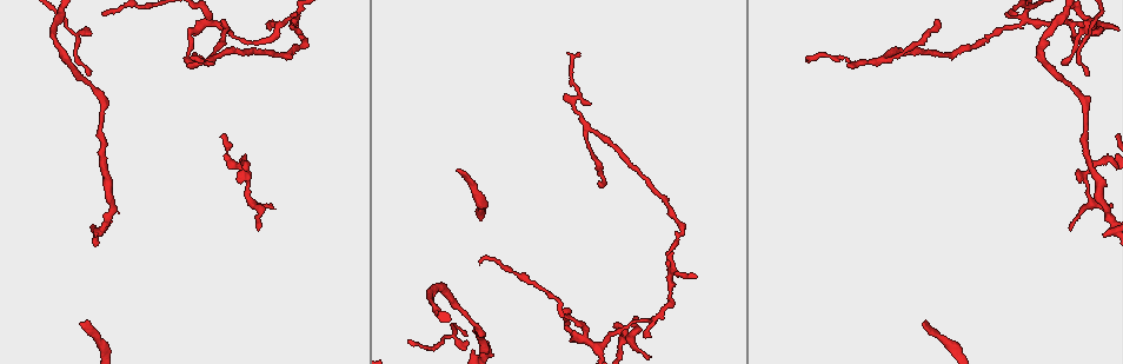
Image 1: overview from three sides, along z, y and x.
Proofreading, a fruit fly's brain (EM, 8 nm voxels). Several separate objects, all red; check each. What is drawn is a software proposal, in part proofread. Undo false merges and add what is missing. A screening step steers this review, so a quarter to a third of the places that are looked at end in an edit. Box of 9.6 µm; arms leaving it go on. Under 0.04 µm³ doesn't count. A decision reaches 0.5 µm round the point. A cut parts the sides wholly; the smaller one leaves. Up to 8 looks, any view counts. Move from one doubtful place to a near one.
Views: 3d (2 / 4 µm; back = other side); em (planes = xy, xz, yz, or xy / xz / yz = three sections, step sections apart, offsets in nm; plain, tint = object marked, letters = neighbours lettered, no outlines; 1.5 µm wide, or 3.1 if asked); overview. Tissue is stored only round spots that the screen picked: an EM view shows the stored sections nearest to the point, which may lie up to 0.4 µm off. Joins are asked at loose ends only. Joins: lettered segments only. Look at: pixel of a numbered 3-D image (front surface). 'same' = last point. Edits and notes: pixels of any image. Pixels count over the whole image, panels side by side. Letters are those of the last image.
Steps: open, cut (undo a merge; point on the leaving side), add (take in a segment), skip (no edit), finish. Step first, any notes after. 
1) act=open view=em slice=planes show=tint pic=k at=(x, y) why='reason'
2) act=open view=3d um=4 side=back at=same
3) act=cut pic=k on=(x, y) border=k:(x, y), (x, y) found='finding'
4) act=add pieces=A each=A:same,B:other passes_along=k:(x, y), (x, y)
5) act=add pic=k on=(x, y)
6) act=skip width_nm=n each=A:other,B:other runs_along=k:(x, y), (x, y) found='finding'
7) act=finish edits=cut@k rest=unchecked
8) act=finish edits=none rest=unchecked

act=open view=3d um=4 pic=1 at=(203, 60) why='tapers out'

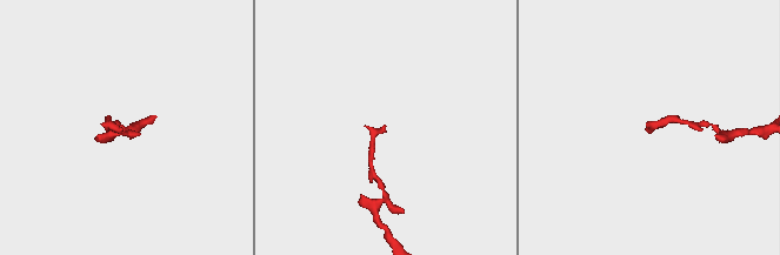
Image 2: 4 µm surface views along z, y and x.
act=open view=em slice=planes show=letters pic=2 at=(122, 129) why='shape alone is not enough'

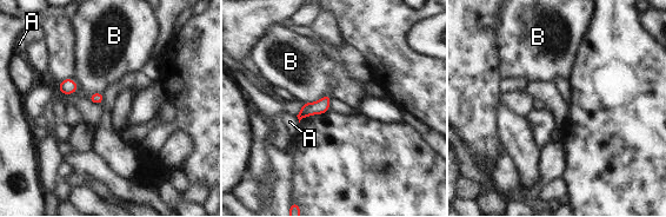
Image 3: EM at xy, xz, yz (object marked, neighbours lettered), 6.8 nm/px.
act=skip each=A:other,B:other border=3:(327, 92), (320, 99), (304, 104) found='none of them fits'

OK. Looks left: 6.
act=open view=3d um=2 pic=1 at=(598, 182) why='thin end'

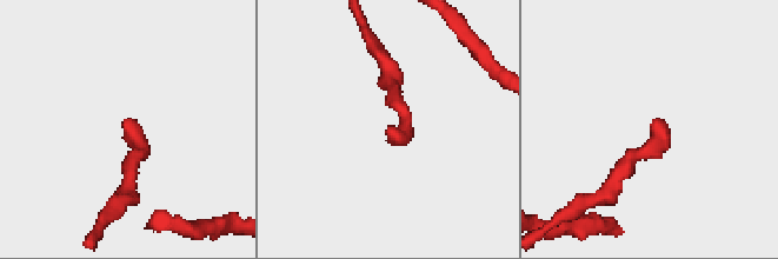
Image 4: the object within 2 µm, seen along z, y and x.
act=open view=em slice=xy step=8 show=tint pic=4 at=(392, 132)

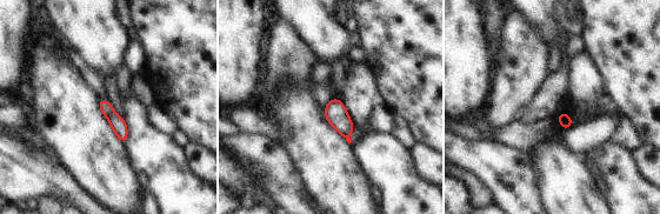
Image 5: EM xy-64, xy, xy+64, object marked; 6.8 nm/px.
act=open view=em slice=planes show=letters at=same why='cut it another way'

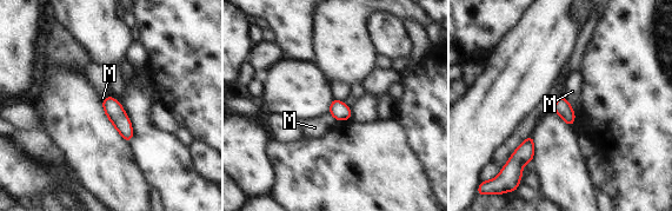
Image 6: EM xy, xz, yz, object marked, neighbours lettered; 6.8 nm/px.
act=skip longest_contact=M:160nm each=M:other border=6:(561, 96), (567, 100), (574, 113) found='none of them fits'

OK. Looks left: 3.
act=open view=em slice=yz step=4 show=tint pic=1 at=(102, 12) why='tapers out'

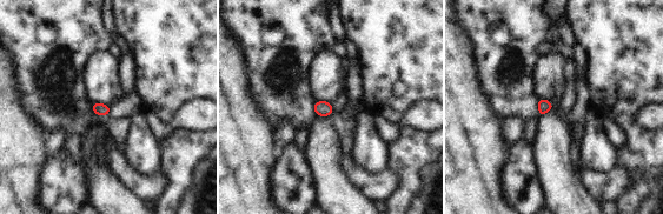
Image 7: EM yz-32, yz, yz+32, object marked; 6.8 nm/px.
act=open view=em slice=planes show=letters at=same why='another direction'

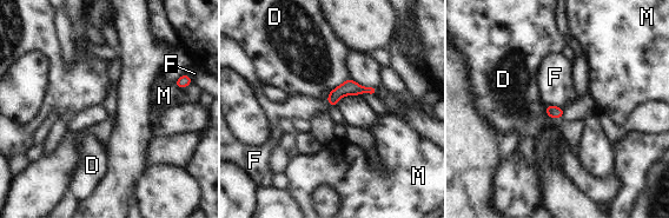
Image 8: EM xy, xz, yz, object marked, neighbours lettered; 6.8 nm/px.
act=skip each=D:other,F:other,M:other runs_along=8:(375, 91), (342, 90), (330, 99) found='no lettered segment goes on from it'

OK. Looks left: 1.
act=finish edits=none rest=unchecked

